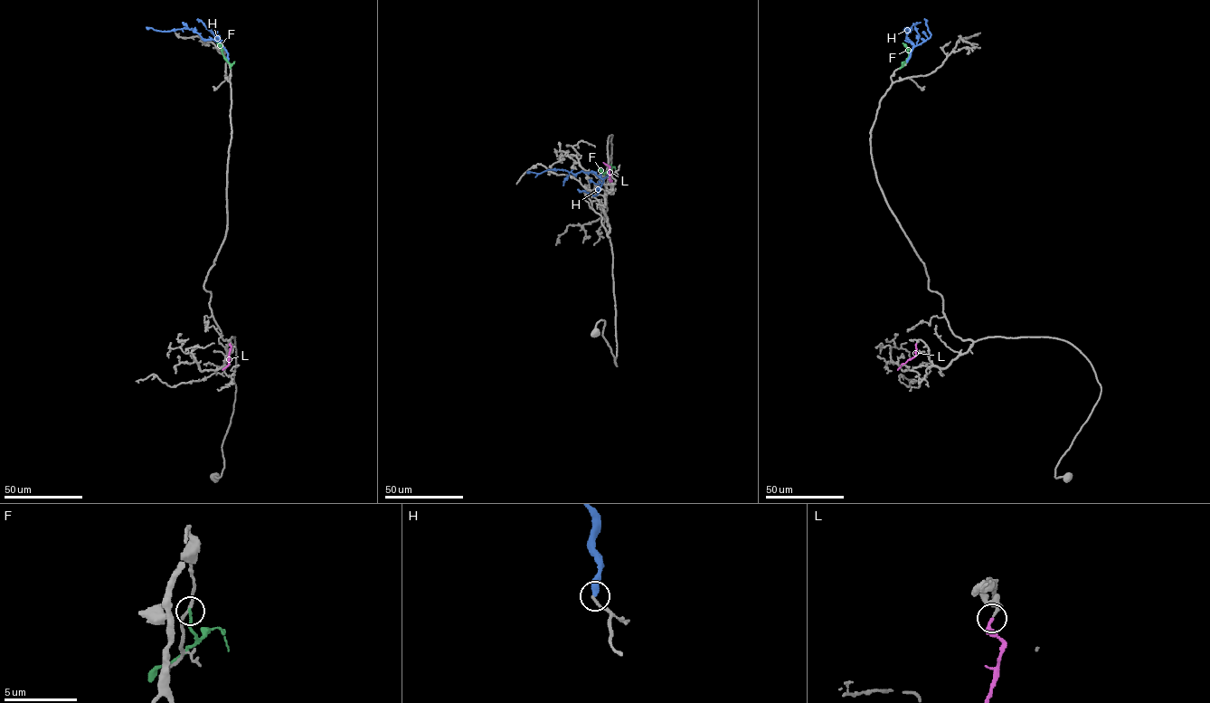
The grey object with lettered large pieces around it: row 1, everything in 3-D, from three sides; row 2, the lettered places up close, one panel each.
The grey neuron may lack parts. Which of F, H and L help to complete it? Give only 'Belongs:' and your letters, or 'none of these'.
Belongs: L

